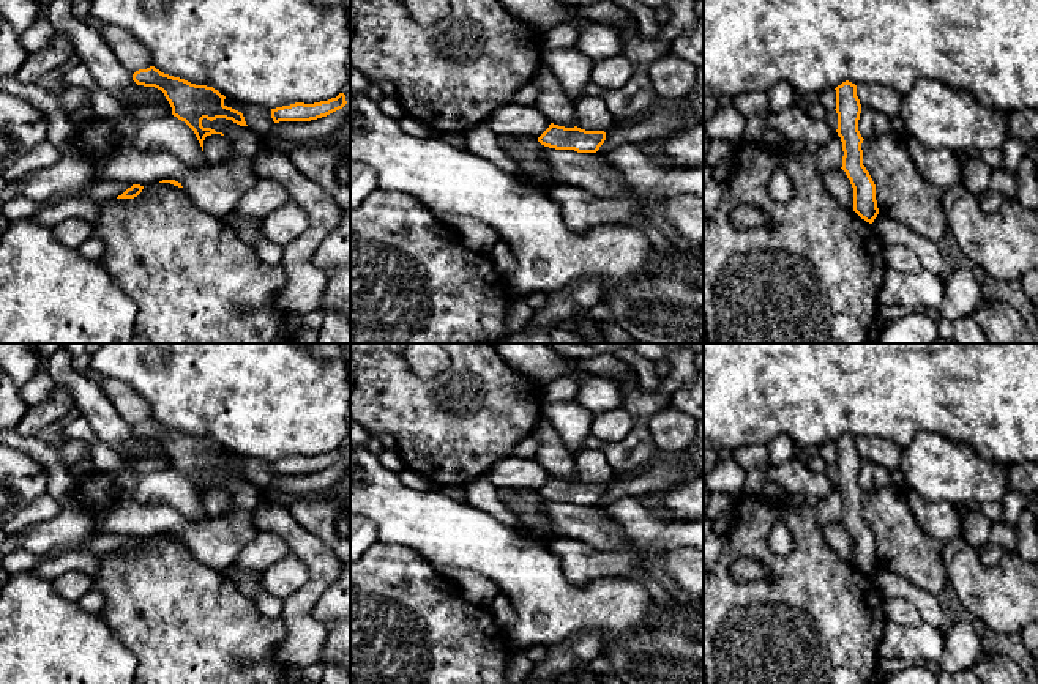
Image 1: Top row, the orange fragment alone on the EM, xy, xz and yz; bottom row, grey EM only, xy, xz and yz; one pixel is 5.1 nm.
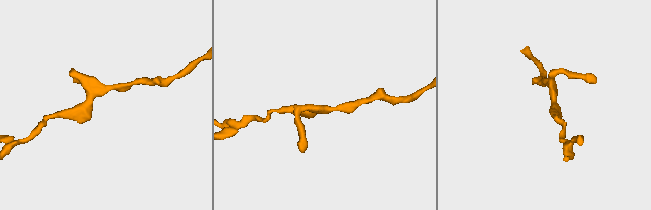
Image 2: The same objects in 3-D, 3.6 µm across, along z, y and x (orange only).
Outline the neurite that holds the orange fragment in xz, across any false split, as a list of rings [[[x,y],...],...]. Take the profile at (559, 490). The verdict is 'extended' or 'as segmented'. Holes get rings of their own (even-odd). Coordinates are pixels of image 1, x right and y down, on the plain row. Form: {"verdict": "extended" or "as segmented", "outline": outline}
{"verdict": "as segmented", "outline": [[[554,476],[538,490],[538,495],[544,500],[577,506],[596,506],[604,493],[604,484],[585,484],[577,479],[565,481]]]}

